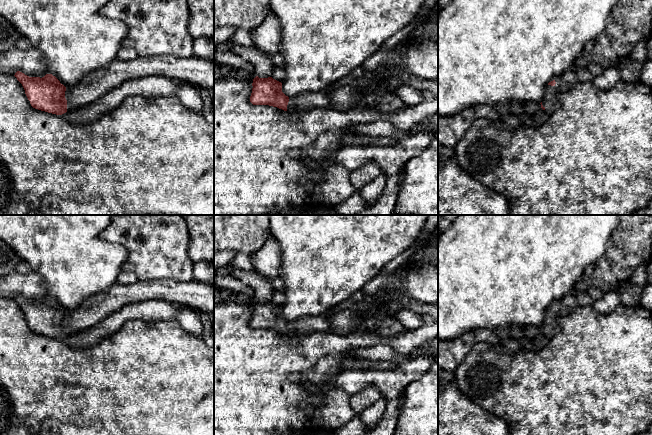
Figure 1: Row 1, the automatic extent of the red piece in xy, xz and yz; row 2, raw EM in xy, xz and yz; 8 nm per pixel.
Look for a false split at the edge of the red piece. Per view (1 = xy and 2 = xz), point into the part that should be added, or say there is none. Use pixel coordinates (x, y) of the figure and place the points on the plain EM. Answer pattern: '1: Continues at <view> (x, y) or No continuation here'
1: Continues at xy (199, 296)
2: Continues at xz (303, 326)

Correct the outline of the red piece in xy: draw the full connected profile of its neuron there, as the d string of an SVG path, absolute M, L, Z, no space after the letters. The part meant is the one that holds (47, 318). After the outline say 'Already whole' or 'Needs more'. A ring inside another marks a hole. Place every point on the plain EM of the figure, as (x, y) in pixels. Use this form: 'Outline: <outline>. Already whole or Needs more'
Outline: M171 279L137 280L132 284L114 283L104 292L101 292L84 301L76 309L66 312L52 298L44 301L29 301L17 295L14 299L22 308L25 318L33 332L48 337L62 339L70 334L86 330L101 322L111 314L119 311L122 307L142 301L162 300L178 303L203 313L214 313L214 284L191 281L174 281Z. Needs more

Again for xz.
Outline: M256 300L252 307L250 326L253 329L269 329L284 335L303 337L312 333L329 332L328 318L321 316L301 317L288 321L282 316L282 307L273 303Z. Needs more

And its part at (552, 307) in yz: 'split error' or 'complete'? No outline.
split error

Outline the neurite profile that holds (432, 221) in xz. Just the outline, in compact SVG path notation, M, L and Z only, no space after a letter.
M428 215L427 221L423 229L423 233L430 233L437 227L438 227L438 215Z

